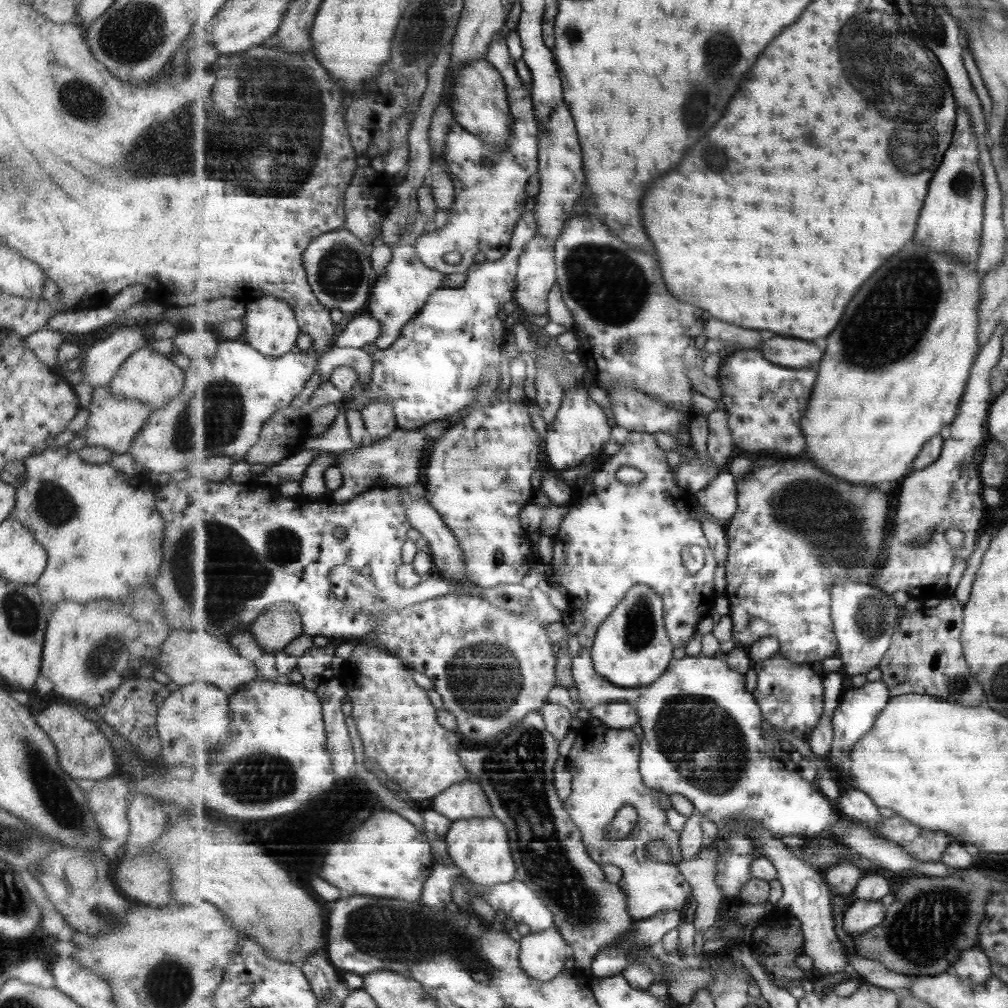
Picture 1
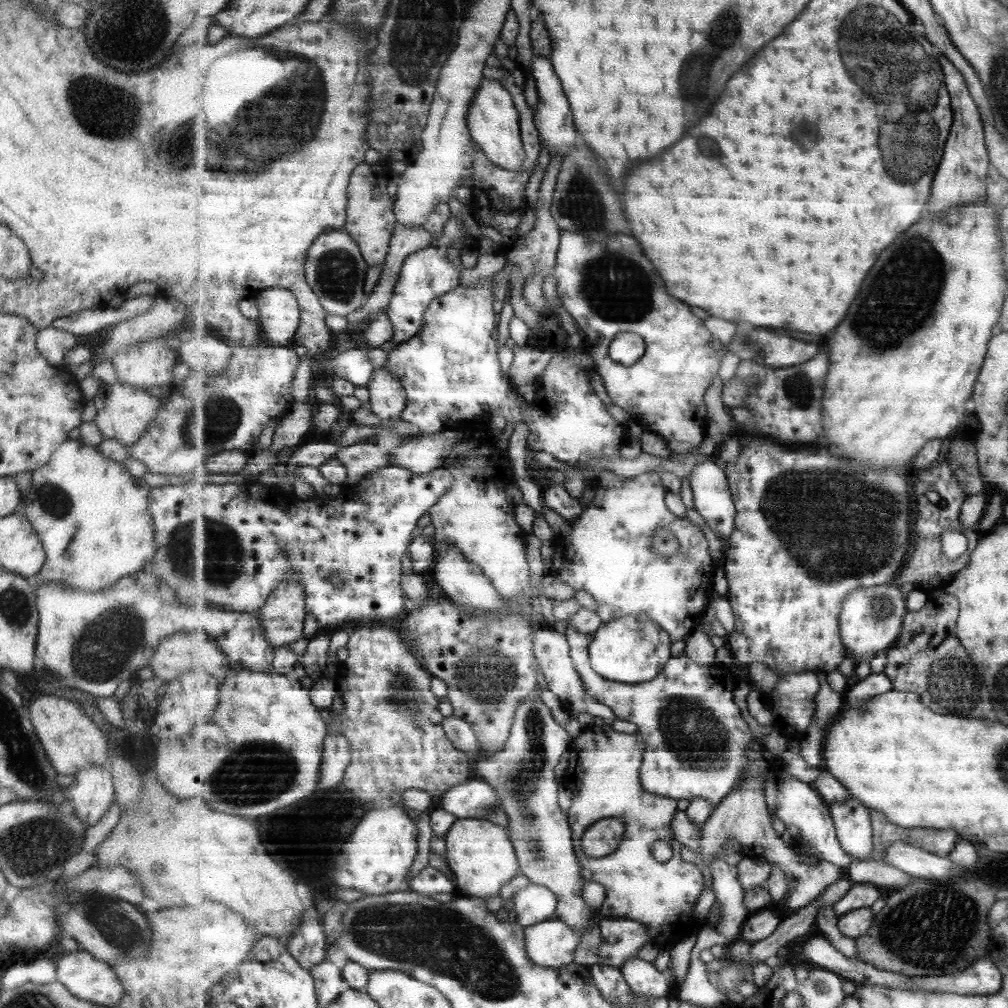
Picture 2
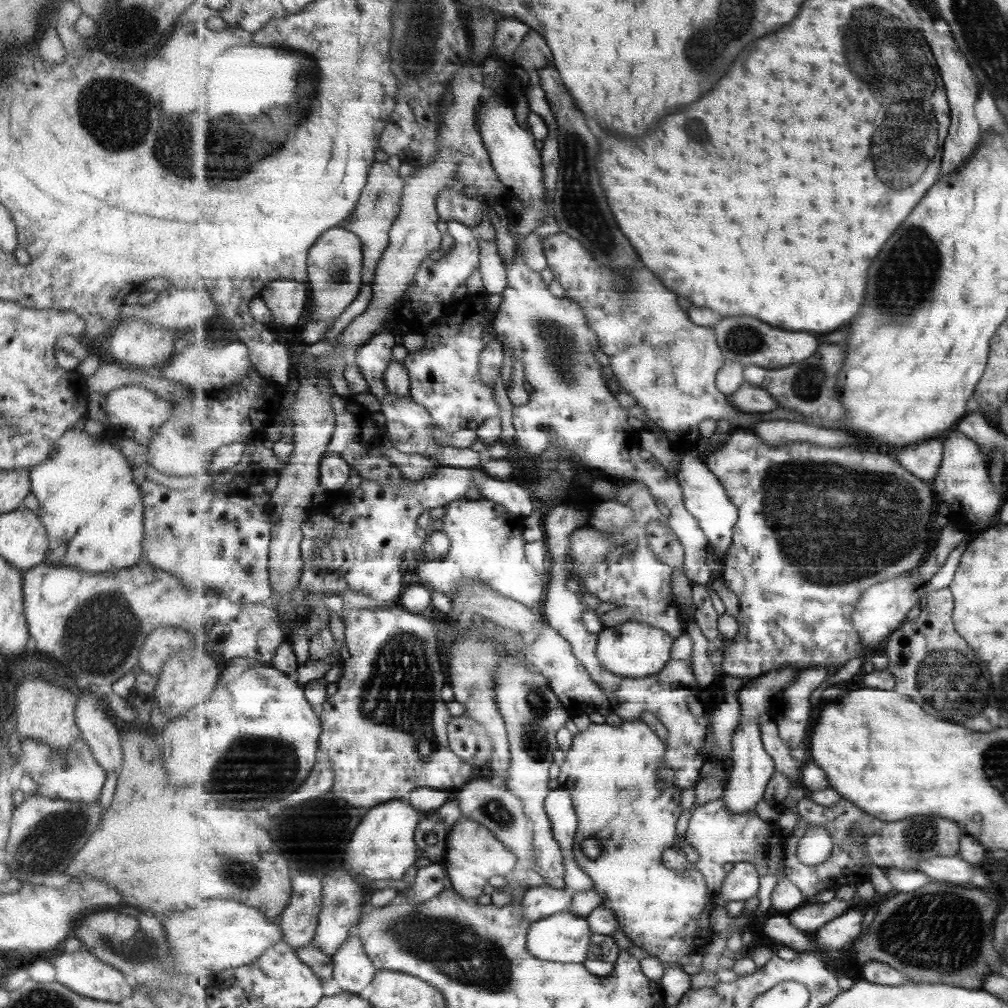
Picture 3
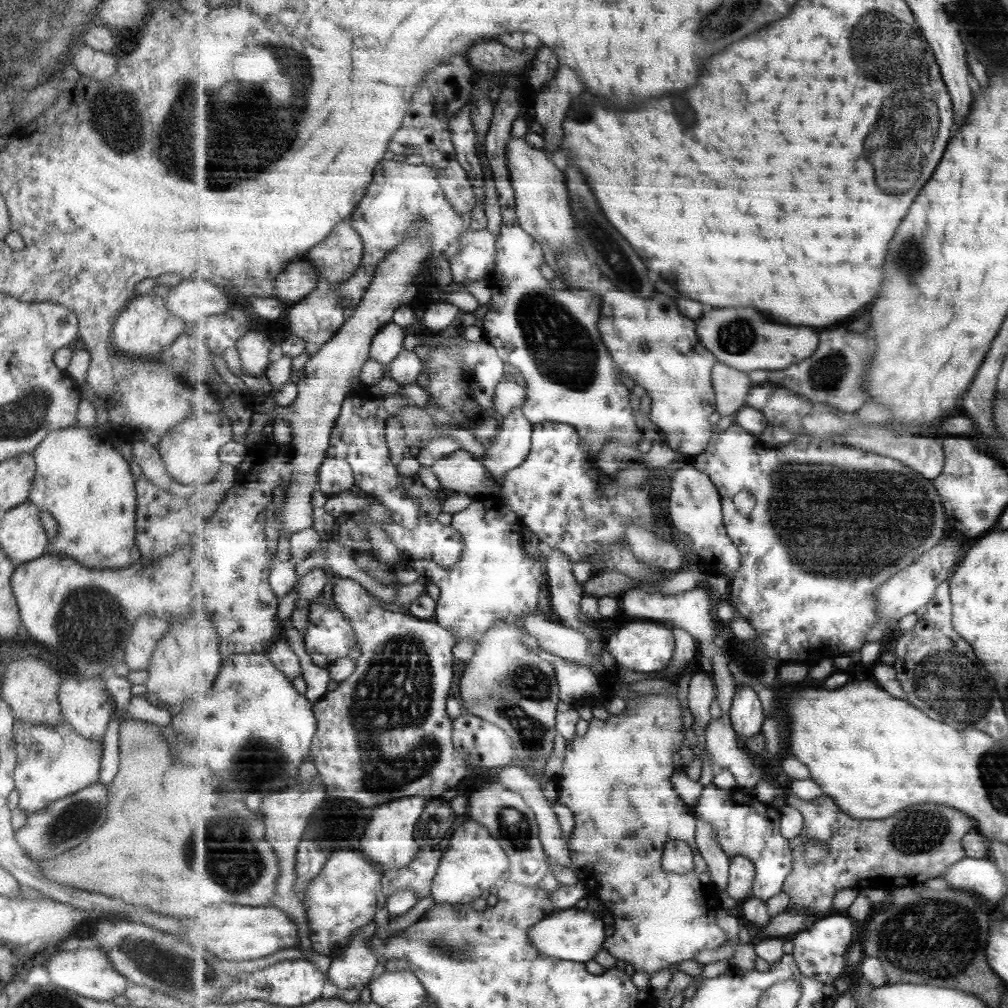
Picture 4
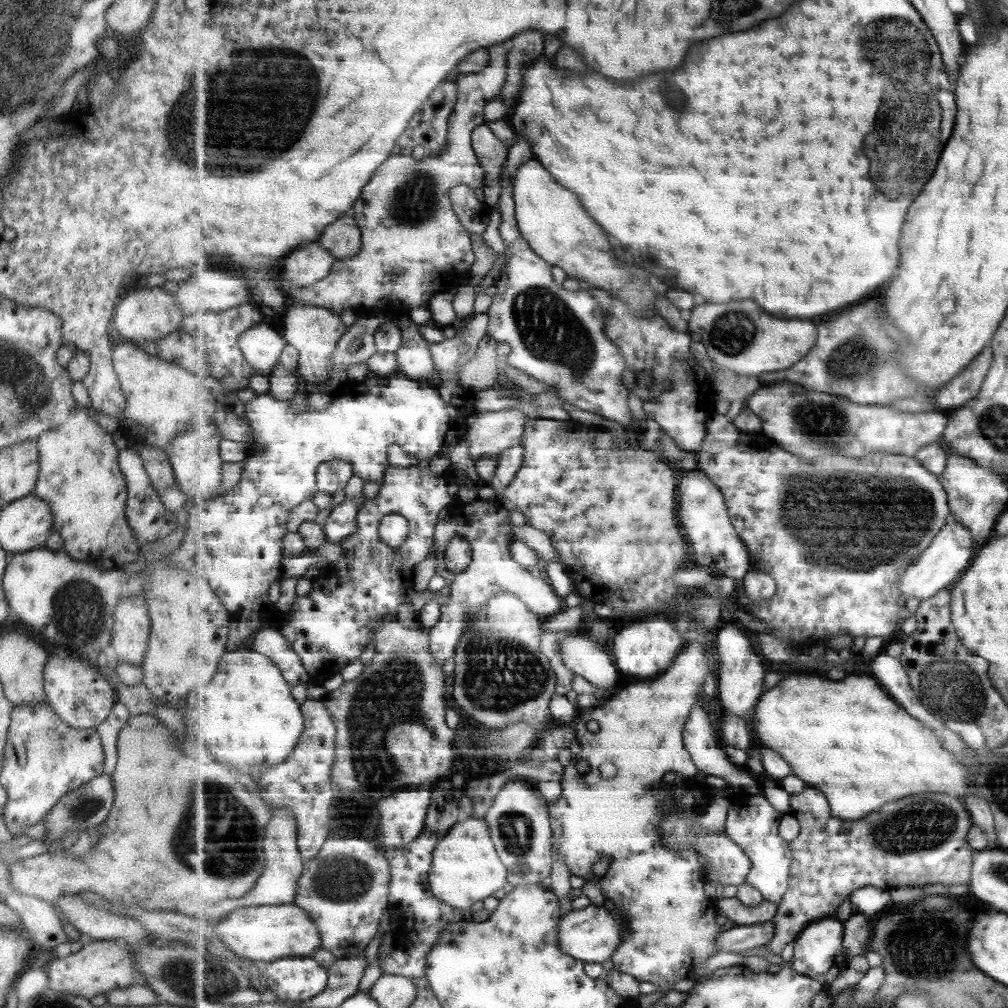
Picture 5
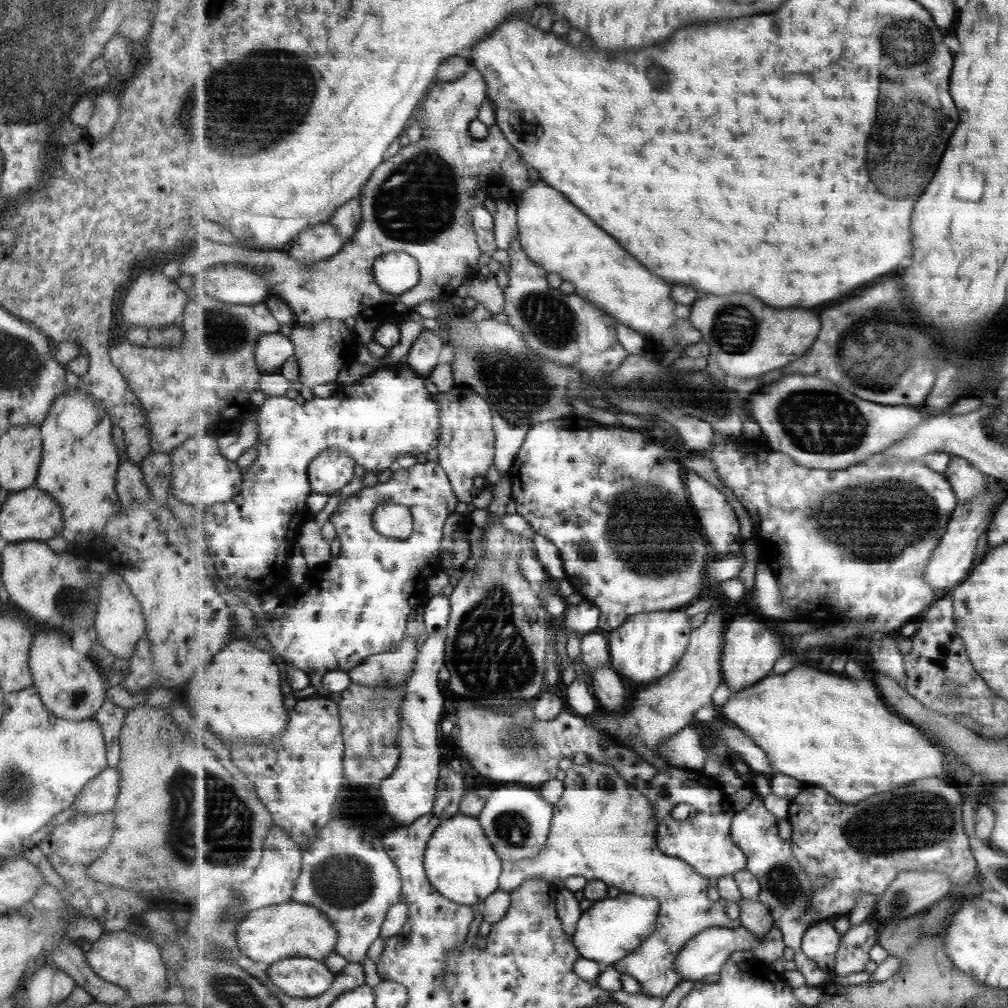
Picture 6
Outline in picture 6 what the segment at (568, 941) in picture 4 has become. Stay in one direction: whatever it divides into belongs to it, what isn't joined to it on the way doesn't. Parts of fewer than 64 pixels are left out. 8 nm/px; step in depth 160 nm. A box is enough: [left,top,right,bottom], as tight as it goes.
[574,893,660,966]

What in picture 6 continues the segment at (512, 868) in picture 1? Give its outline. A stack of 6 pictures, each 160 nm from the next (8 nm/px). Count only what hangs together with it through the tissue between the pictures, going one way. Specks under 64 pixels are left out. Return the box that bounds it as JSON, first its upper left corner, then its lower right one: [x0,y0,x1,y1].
[424,812,503,906]

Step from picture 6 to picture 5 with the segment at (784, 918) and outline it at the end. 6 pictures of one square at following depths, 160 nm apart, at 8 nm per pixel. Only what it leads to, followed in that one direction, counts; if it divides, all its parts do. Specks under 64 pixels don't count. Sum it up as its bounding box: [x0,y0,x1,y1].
[726,801,794,904]

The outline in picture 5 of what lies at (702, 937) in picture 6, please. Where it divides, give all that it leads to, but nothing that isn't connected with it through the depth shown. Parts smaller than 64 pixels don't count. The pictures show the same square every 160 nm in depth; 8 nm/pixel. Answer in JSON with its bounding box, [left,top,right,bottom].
[716,921,774,953]

